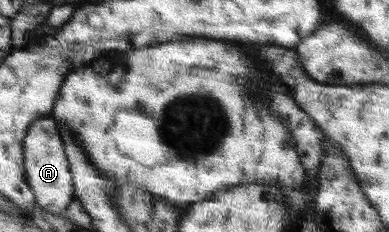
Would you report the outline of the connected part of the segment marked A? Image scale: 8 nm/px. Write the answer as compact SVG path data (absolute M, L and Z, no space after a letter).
M51 116L31 124L23 140L23 153L27 183L34 193L36 205L49 213L63 214L74 200L73 178L58 125Z

